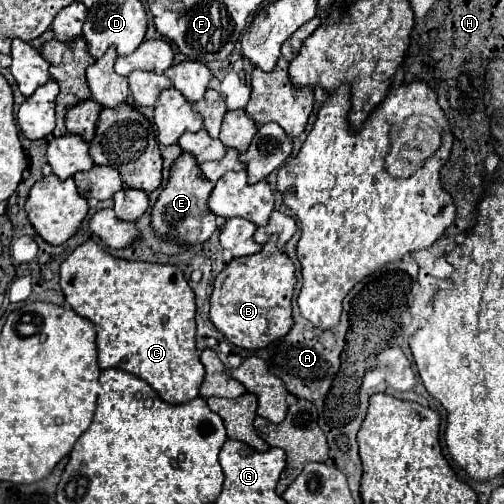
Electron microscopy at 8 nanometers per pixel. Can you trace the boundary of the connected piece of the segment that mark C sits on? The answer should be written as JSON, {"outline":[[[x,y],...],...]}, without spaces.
{"outline":[[[85,242],[61,264],[61,288],[69,306],[95,324],[99,368],[119,368],[139,376],[169,404],[189,402],[199,396],[205,370],[195,348],[195,294],[181,268],[115,258],[95,242]]]}

